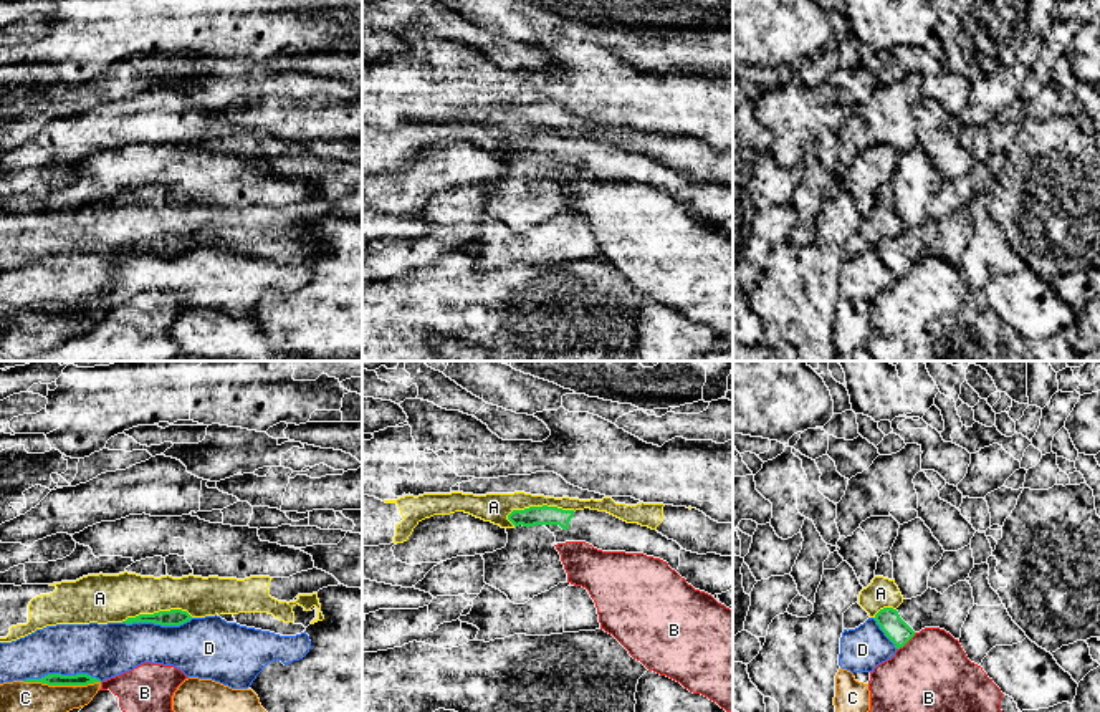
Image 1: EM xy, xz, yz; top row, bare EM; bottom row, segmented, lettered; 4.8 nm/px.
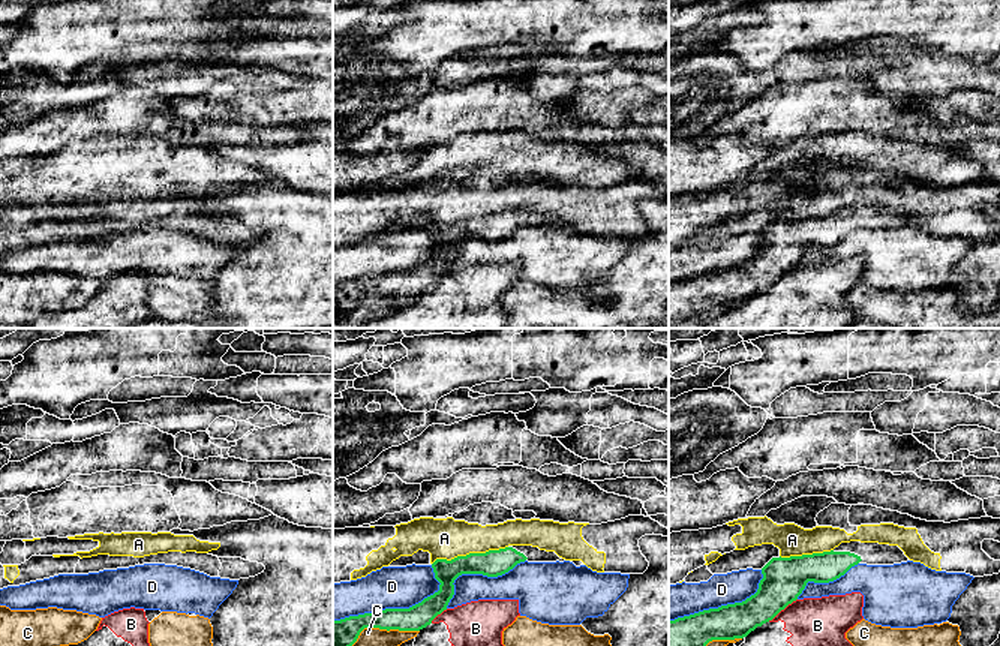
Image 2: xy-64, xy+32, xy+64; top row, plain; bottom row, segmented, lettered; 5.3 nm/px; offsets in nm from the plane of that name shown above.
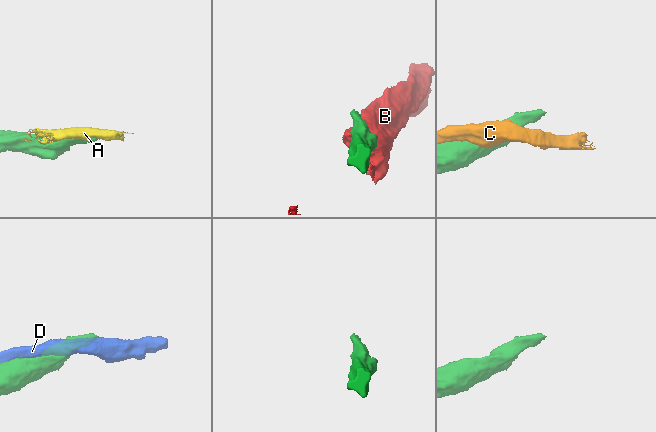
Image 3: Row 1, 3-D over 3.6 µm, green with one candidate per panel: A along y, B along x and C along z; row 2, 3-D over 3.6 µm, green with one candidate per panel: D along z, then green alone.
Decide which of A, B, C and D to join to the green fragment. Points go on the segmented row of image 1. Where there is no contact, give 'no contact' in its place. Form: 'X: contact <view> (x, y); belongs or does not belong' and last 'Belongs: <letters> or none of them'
A: contact xz (540, 507); does not belong
B: contact yz (905, 643); does not belong
C: contact xy (62, 684); does not belong
D: contact xy (63, 676); does not belong
Belongs: none of them

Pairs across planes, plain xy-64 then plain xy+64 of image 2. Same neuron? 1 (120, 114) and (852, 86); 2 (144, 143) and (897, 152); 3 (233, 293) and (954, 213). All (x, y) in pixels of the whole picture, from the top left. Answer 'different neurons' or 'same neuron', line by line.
1: same neuron
2: same neuron
3: different neurons

